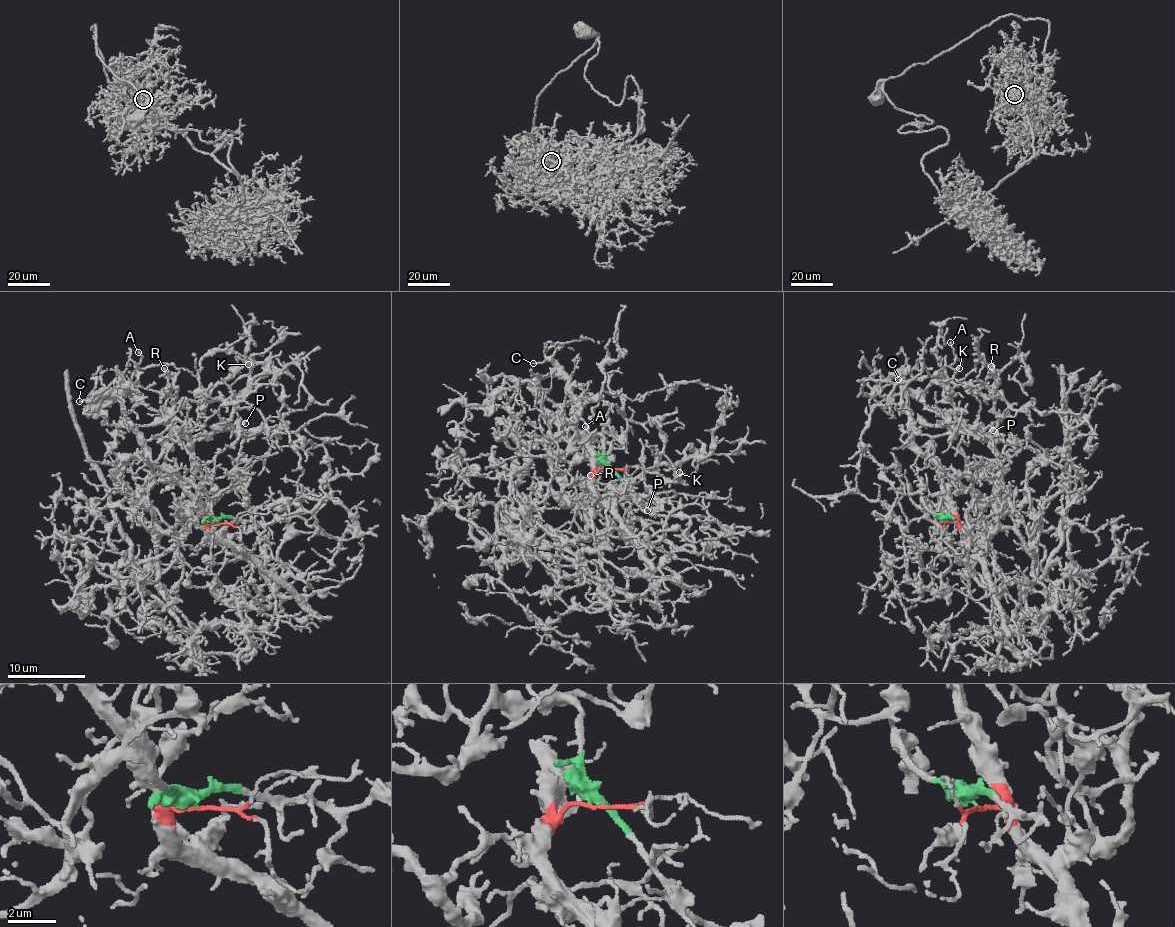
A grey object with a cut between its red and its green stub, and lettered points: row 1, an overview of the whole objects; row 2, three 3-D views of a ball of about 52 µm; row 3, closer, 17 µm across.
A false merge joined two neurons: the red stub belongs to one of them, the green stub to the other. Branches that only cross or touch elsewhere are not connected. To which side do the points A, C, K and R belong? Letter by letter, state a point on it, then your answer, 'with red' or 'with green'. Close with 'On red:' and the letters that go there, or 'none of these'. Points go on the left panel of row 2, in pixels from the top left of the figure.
A: at (138, 352); with red
C: at (79, 401); with red
K: at (248, 364); with green
R: at (164, 368); with green
On red: A, C

